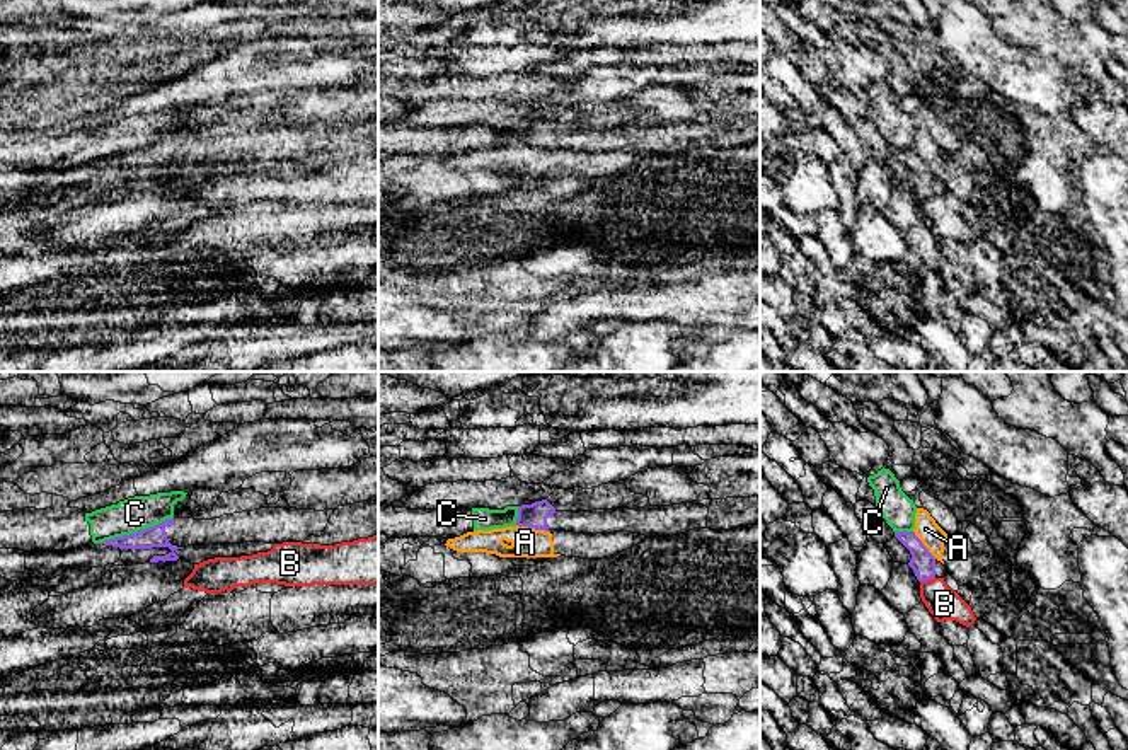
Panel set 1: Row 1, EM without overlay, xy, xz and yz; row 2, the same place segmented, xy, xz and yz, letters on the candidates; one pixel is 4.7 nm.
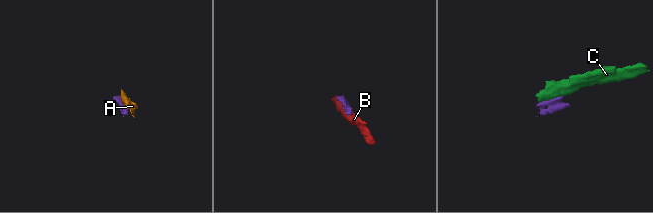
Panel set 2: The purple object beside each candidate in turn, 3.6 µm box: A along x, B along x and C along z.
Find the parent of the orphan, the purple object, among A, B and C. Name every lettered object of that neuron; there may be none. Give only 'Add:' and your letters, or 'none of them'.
Add: none of them

